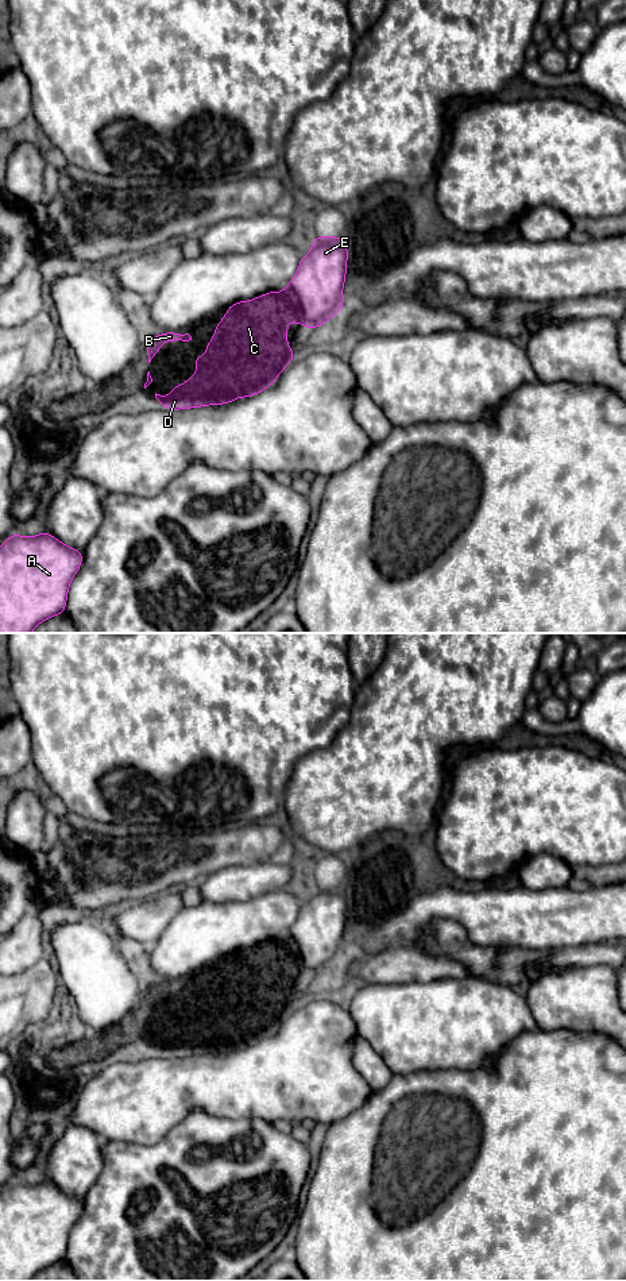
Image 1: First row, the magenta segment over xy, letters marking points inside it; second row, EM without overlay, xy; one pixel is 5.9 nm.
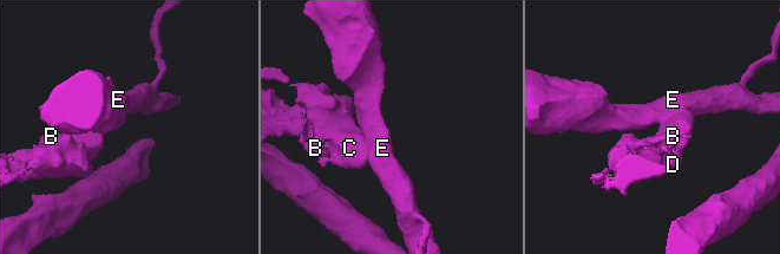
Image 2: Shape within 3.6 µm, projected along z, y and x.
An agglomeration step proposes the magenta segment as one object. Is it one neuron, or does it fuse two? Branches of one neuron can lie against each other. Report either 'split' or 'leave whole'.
split

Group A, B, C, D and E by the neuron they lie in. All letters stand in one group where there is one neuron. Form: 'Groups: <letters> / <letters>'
Groups: A E / B C D

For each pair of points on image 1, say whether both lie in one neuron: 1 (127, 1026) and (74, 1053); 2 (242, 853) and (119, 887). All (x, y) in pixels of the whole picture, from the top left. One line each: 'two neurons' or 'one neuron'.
1: one neuron
2: one neuron

